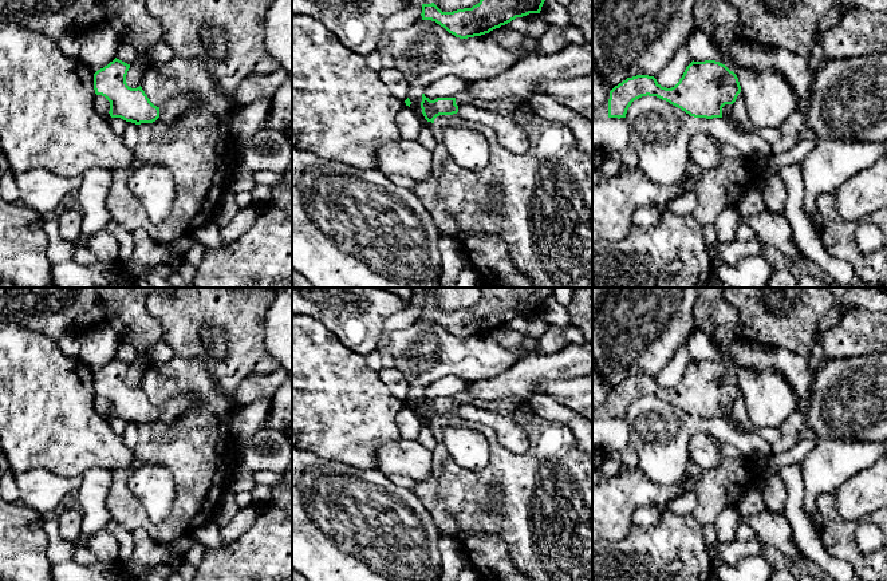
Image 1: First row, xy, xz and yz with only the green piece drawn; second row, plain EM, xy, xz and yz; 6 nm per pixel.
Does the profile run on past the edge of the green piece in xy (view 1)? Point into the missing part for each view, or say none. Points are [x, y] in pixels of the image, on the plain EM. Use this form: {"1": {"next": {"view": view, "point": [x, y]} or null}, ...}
{"1": {"next": null}}

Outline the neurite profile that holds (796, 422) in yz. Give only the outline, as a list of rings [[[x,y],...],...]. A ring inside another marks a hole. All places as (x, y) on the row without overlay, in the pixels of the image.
[[[801,408],[793,411],[780,427],[781,439],[776,443],[772,443],[772,454],[780,454],[791,448],[796,444],[799,439],[799,434],[801,431],[811,431],[809,424],[807,422],[805,412]]]

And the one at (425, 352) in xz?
[[[422,320],[393,332],[389,339],[389,351],[394,359],[393,367],[403,374],[410,386],[407,395],[411,402],[410,407],[425,424],[431,424],[431,422],[425,419],[421,402],[425,388],[431,383],[450,375],[478,383],[505,372],[519,360],[516,349],[501,345],[489,333],[460,339],[431,320]]]

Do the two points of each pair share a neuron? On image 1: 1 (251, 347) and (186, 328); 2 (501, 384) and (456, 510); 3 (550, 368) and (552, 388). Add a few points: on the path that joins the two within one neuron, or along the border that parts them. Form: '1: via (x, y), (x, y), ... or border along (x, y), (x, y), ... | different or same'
1: via (235, 331), (221, 317), (202, 317) | same
2: border along (465, 392), (483, 399), (511, 395), (527, 399) | different
3: border along (578, 375), (541, 380), (533, 392) | different

